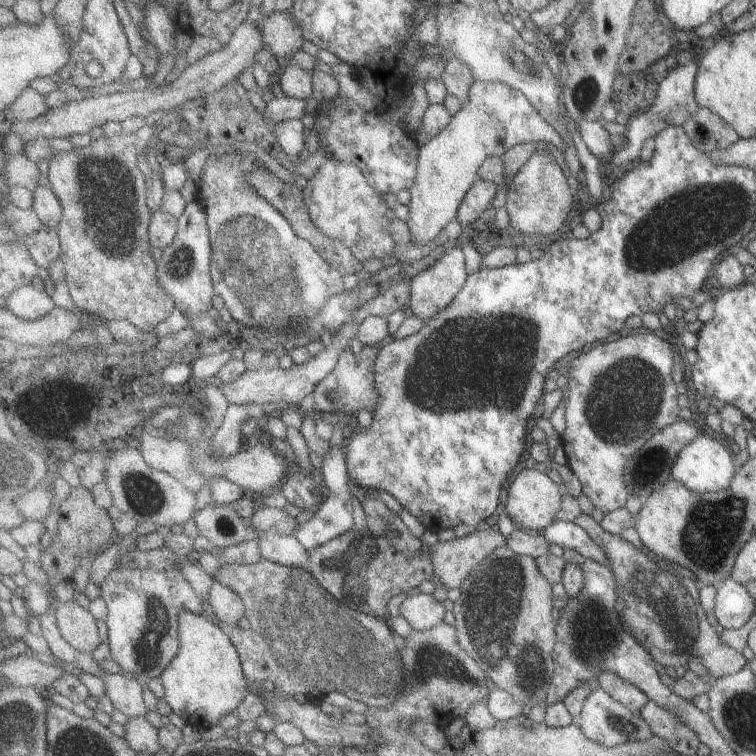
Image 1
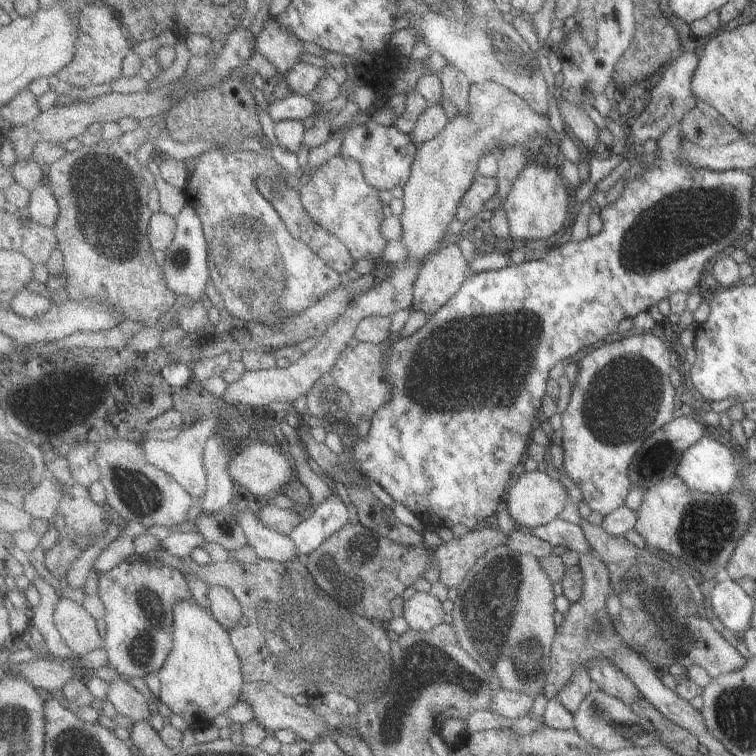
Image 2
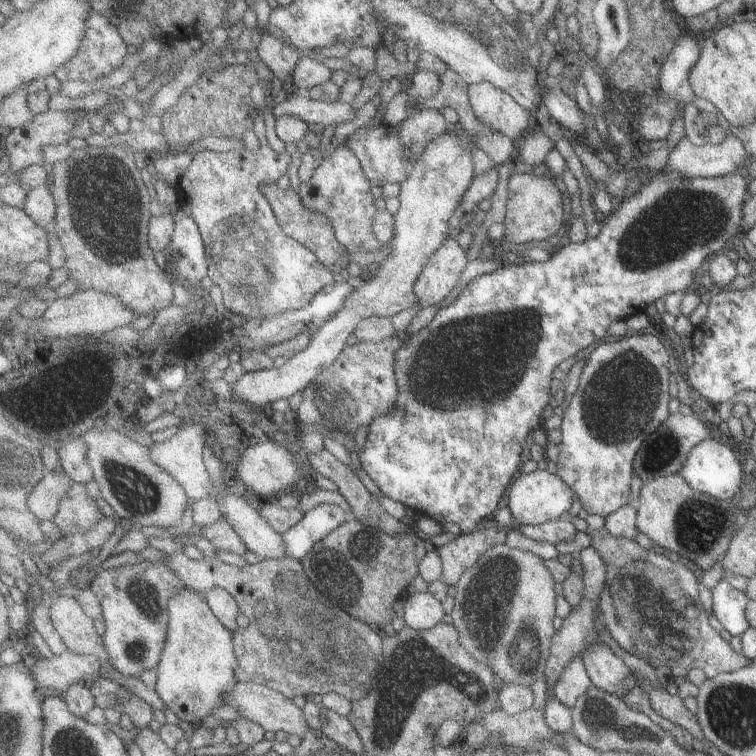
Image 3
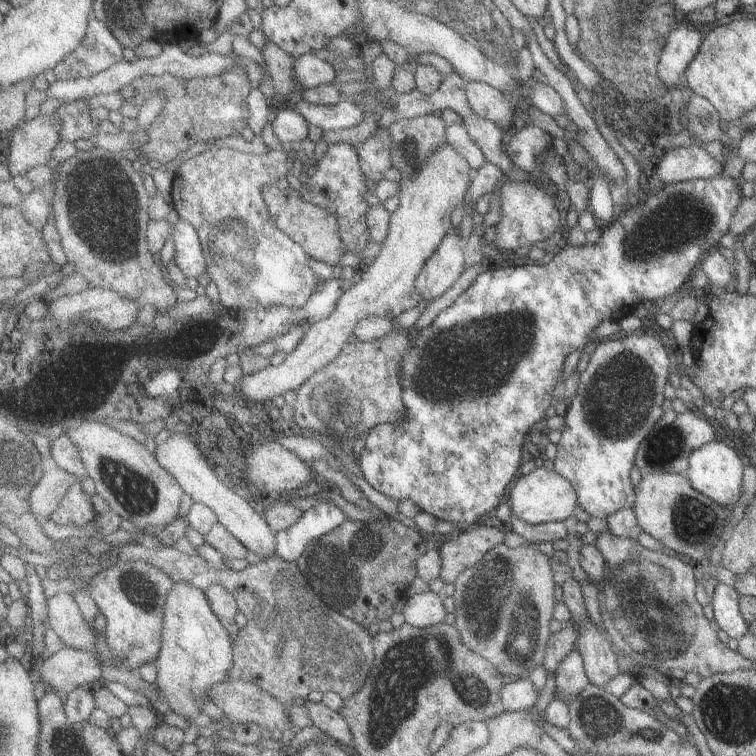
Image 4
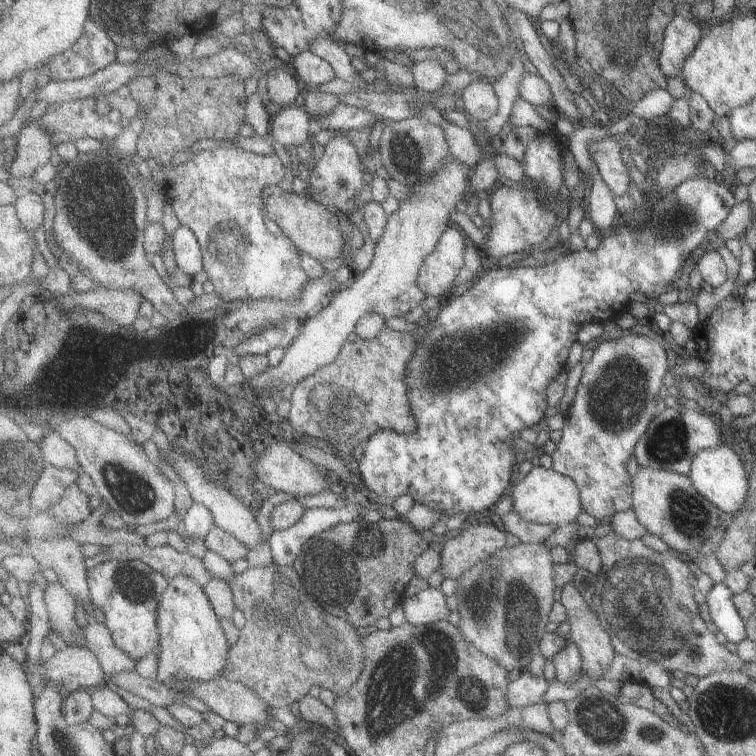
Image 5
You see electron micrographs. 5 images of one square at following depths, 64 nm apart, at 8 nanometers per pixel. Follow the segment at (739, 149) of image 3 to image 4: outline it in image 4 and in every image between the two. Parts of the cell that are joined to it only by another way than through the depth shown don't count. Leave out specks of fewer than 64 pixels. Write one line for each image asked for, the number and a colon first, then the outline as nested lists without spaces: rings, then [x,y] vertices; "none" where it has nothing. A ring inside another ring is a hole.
4: [[[677,146],[671,148],[661,166],[657,168],[657,176],[663,186],[687,182],[687,180],[707,180],[717,178],[723,172],[723,164],[713,160],[703,148],[697,146]]]

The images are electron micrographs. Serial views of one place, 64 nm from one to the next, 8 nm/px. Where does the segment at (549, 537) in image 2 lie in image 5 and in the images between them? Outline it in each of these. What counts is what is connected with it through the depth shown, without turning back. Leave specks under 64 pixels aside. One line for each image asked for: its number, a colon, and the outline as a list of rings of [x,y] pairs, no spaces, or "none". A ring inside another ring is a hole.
3: [[[569,518],[553,520],[553,522],[547,522],[547,524],[539,524],[539,526],[525,526],[525,524],[513,522],[513,528],[521,530],[523,536],[527,536],[527,538],[533,538],[537,542],[551,542],[551,544],[575,540],[575,534],[577,534],[573,522]]]
4: [[[519,516],[509,518],[507,528],[511,532],[517,532],[519,536],[523,536],[529,544],[551,544],[553,540],[565,540],[567,538],[567,522],[551,522],[551,524],[529,524],[525,520],[521,520]]]
5: [[[515,510],[503,514],[503,516],[501,516],[501,522],[503,522],[503,528],[505,528],[509,534],[521,538],[523,544],[533,544],[533,542],[539,542],[539,544],[541,544],[541,542],[547,542],[549,536],[559,530],[559,526],[545,526],[545,524],[529,522],[529,520],[525,520],[525,518],[523,518],[519,512],[515,512]]]

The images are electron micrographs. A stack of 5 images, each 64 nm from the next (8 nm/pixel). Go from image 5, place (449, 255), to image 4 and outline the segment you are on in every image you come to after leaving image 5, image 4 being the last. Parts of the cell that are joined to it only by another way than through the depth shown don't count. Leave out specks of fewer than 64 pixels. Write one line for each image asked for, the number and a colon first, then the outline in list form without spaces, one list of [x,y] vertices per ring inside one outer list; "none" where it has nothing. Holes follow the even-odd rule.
4: [[[447,234],[443,238],[443,244],[439,244],[435,256],[427,260],[427,266],[423,268],[417,280],[417,288],[425,304],[443,298],[467,272],[465,252],[463,252],[465,244],[467,238],[461,238],[461,234]]]

